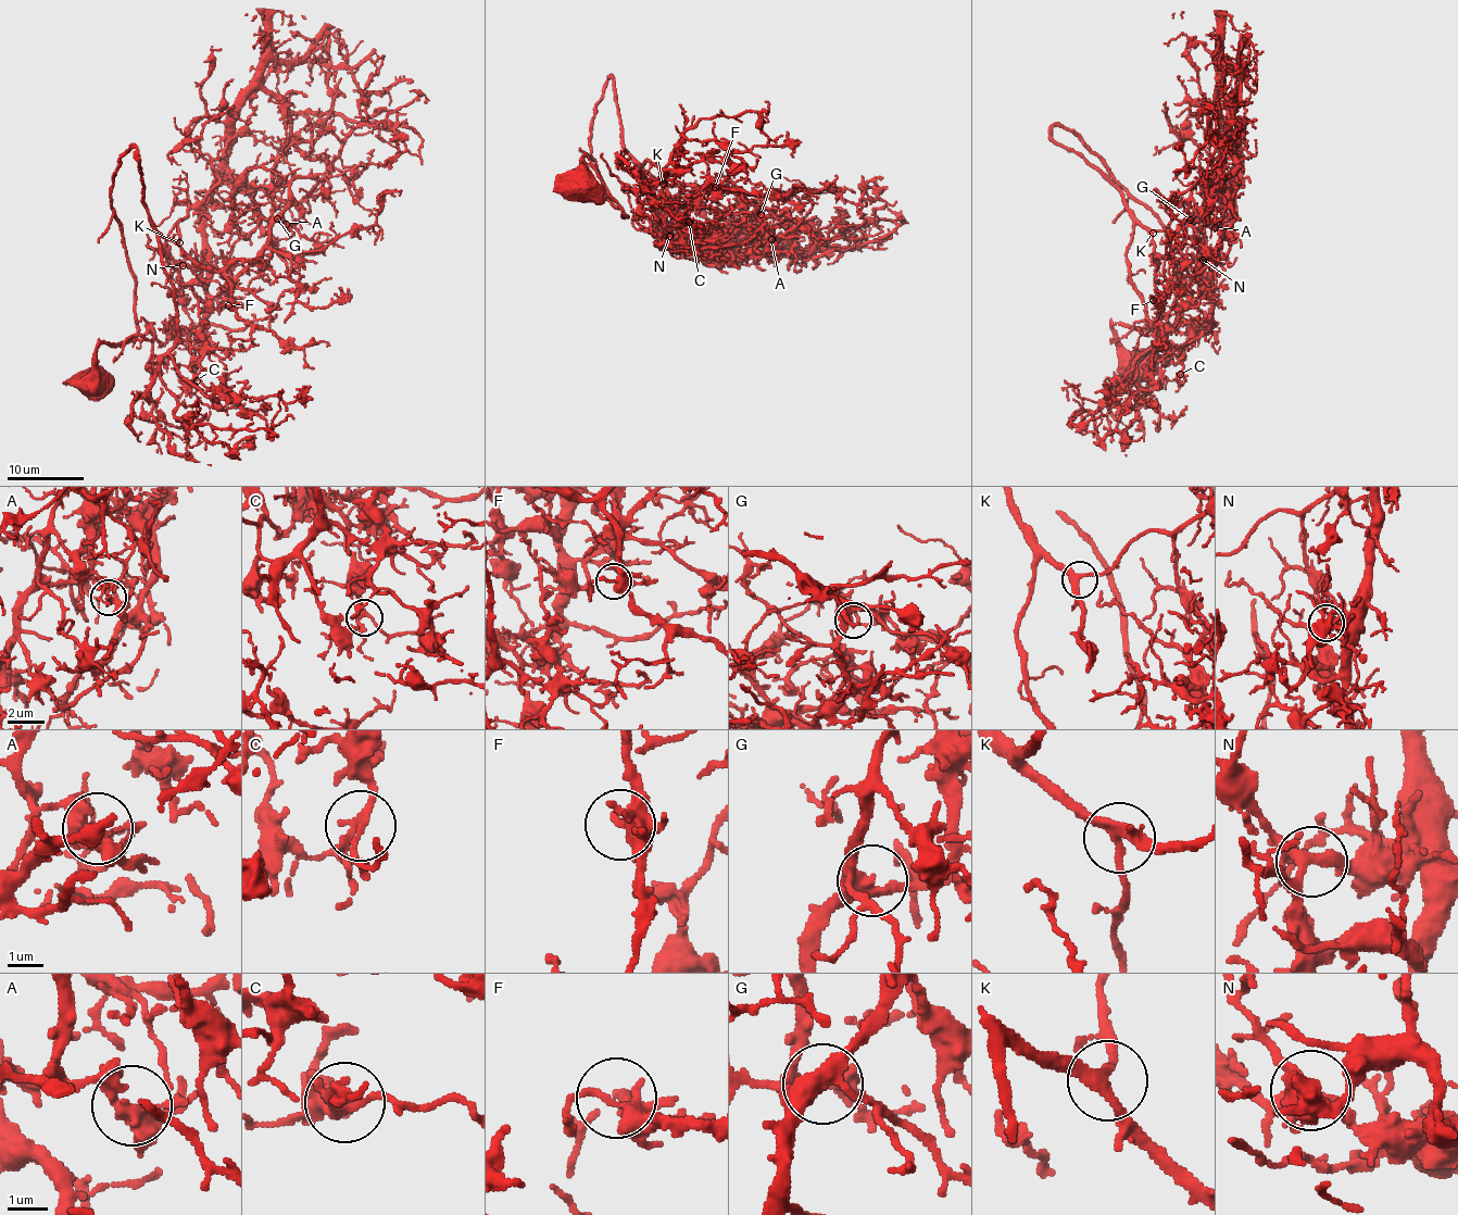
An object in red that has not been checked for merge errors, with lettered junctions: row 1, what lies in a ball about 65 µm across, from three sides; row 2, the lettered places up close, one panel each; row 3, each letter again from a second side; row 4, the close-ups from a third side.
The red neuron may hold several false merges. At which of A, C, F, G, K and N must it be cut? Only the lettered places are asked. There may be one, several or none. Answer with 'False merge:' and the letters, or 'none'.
False merge: A

